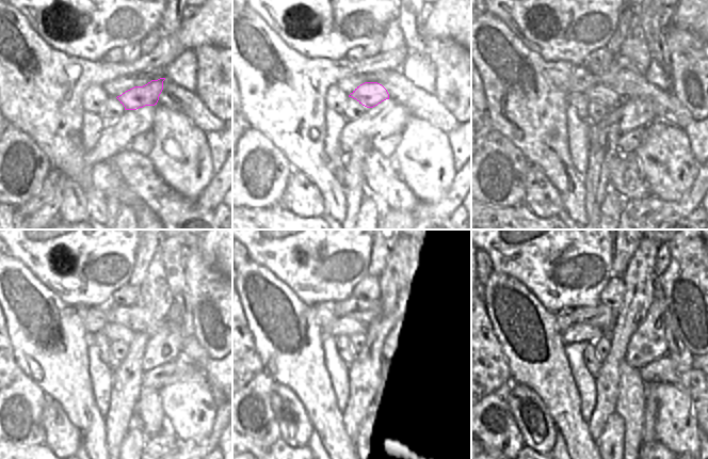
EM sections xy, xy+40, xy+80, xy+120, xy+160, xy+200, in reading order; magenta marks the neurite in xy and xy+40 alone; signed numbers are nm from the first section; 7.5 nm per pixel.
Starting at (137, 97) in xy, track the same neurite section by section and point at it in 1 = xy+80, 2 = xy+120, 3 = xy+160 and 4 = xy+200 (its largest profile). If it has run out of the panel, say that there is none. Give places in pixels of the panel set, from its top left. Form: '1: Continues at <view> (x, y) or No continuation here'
1: Continues at xy+80 (599, 93)
2: Continues at xy+120 (113, 331)
3: Continues at xy+160 (343, 326)
4: Continues at xy+200 (578, 332).

